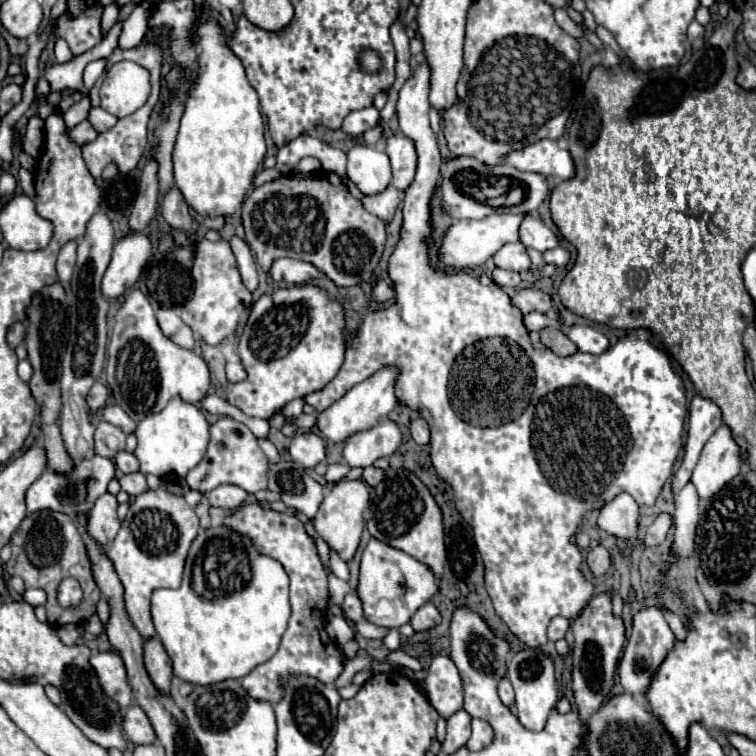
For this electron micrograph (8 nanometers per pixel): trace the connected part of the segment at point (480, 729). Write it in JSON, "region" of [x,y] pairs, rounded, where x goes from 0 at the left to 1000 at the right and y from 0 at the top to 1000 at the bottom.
{"region":[[[624,951],[624,972],[622,972],[616,988],[622,993],[635,993],[635,991],[640,991],[651,980],[651,972],[653,972],[651,962],[643,954]]]}

